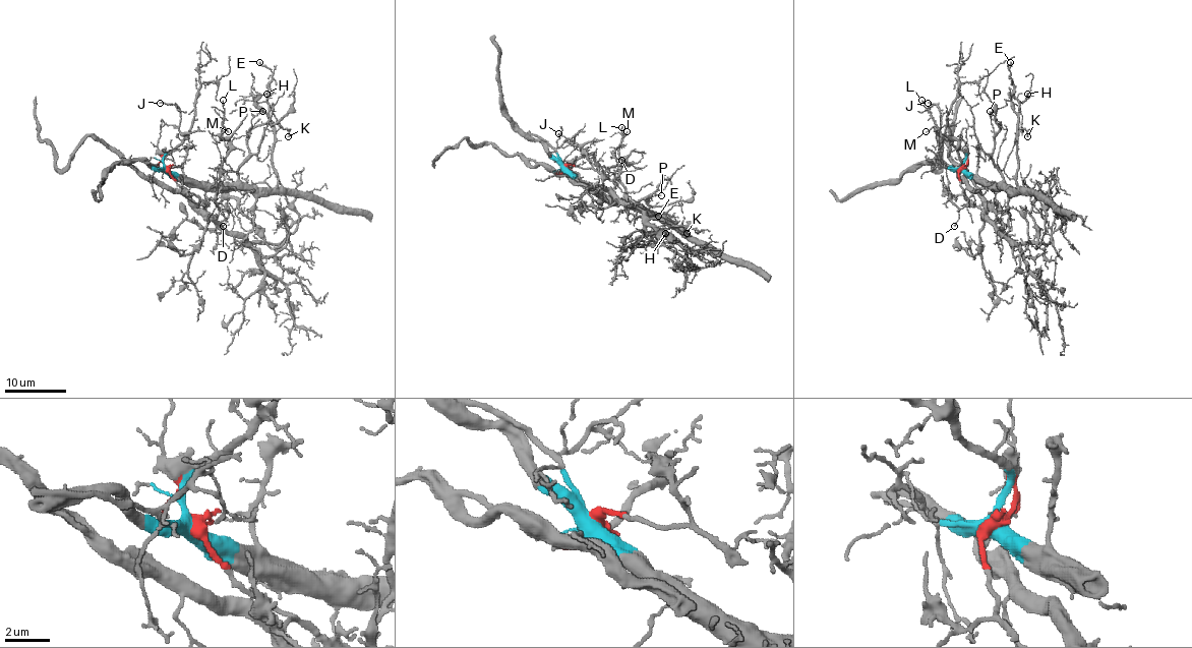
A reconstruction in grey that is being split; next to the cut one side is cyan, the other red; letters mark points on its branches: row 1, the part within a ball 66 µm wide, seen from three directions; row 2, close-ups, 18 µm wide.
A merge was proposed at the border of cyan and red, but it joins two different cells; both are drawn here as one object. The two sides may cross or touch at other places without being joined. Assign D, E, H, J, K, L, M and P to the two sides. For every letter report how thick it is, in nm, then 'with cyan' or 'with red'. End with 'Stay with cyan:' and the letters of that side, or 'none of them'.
D: 120 nm thick; with cyan
E: 190 nm thick; with cyan
H: 100 nm thick; with cyan
J: 100 nm thick; with cyan
K: 80 nm thick; with cyan
L: 120 nm thick; with cyan
M: 100 nm thick; with cyan
P: 100 nm thick; with cyan
Stay with cyan: D, E, H, J, K, L, M, P

